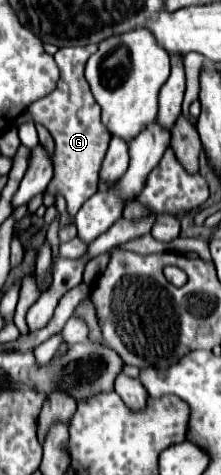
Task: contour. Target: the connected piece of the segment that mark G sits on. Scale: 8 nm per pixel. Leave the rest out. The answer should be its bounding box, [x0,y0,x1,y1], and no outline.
[29,45,109,215]

